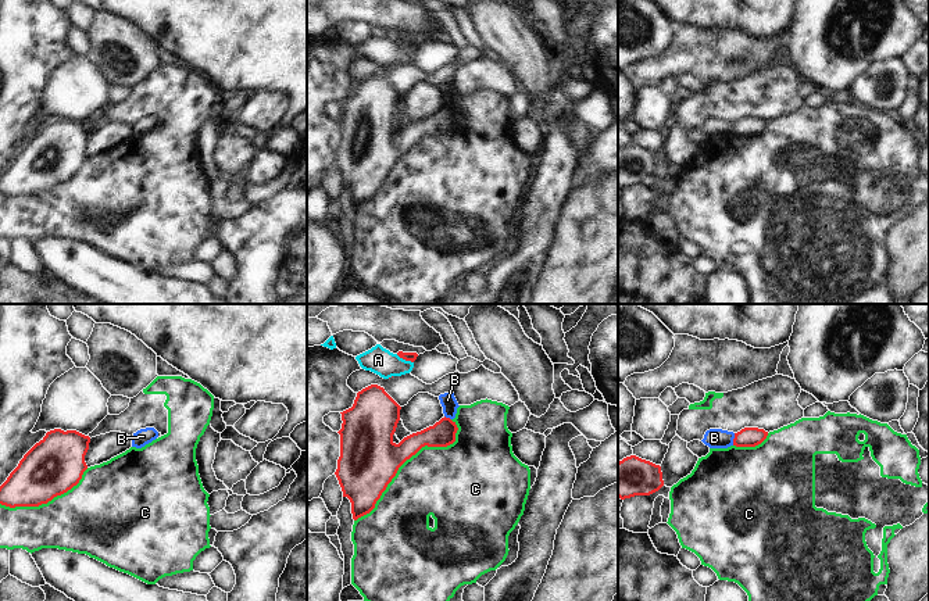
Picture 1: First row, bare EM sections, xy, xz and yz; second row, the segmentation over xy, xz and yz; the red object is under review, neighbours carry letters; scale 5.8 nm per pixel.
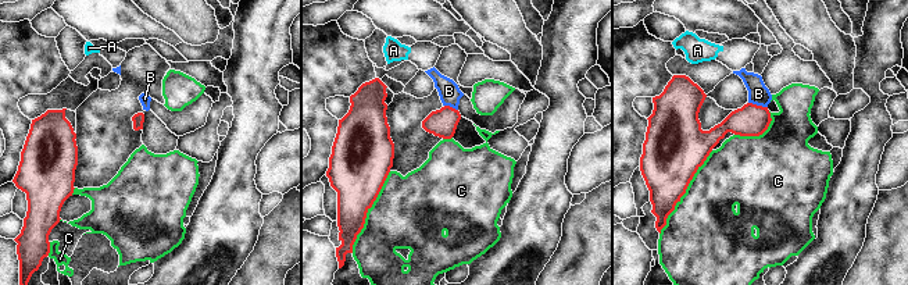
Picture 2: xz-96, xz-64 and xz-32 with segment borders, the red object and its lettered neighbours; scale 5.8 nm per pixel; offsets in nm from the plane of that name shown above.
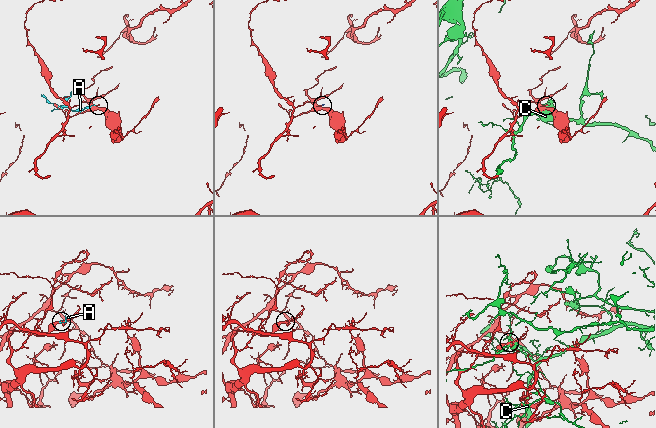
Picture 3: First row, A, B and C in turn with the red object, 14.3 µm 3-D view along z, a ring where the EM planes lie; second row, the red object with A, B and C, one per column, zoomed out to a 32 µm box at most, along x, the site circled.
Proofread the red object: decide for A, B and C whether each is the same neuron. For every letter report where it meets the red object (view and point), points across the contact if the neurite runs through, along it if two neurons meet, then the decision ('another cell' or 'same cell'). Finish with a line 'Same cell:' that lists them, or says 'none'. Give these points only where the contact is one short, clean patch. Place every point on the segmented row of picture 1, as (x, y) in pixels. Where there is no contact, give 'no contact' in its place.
A: meets red in xz at (404, 358); another cell
B: meets red in yz at (733, 439); border along yz (735, 433), (732, 444); another cell
C: meets red in xz at (406, 460); another cell
Same cell: none

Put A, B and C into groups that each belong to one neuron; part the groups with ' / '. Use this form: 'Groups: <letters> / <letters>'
Groups: A B / C.

